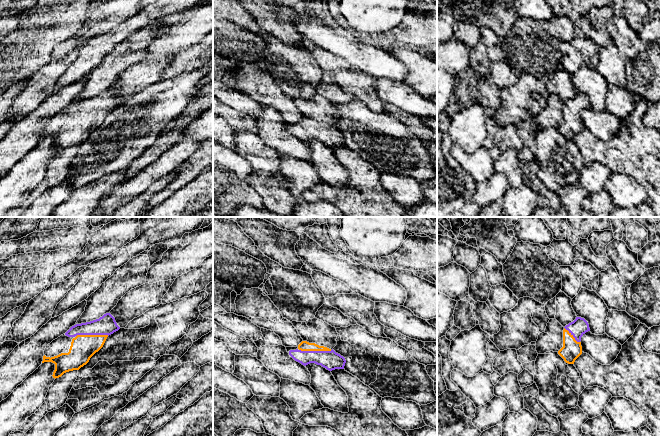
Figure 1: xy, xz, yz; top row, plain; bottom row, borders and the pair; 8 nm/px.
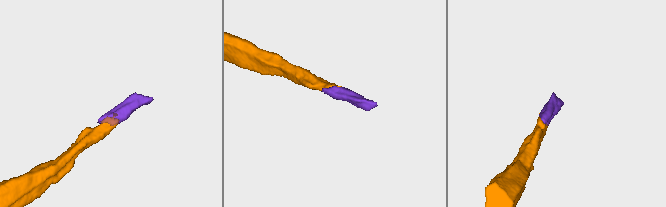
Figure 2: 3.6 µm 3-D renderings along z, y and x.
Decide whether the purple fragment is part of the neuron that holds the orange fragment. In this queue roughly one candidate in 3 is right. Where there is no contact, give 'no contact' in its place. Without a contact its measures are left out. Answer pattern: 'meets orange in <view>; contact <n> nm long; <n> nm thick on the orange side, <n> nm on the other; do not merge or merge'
meets orange in xy; contact 260 nm long; 200 nm thick on the orange side, 160 nm on the other; merge

